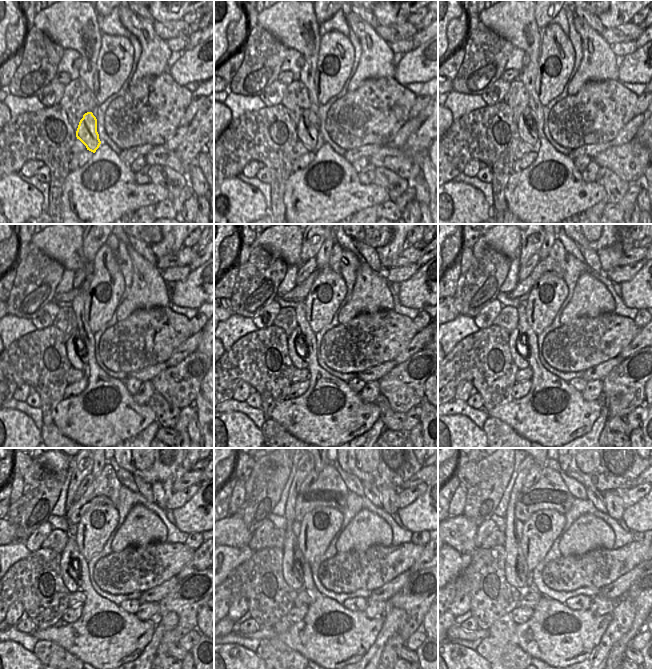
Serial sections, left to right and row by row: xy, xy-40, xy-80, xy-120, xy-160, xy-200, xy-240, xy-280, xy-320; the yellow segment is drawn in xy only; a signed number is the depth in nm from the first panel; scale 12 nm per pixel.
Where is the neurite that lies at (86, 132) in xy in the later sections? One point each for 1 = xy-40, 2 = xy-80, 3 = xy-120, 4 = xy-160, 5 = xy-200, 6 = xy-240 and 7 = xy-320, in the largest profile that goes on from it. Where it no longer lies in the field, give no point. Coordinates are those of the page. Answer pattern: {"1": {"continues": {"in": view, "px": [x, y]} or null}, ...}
{"1": {"continues": {"in": "xy-40", "px": [308, 136]}}, "2": {"continues": {"in": "xy-80", "px": [530, 136]}}, "3": {"continues": {"in": "xy-120", "px": [78, 361]}}, "4": {"continues": {"in": "xy-160", "px": [298, 359]}}, "5": {"continues": {"in": "xy-200", "px": [517, 337]}}, "6": {"continues": {"in": "xy-240", "px": [69, 560]}}, "7": {"continues": {"in": "xy-320", "px": [515, 562]}}}

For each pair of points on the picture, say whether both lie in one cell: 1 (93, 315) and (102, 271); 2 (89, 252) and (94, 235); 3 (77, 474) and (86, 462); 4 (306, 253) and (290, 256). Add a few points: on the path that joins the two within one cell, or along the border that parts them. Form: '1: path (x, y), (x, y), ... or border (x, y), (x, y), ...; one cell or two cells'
1: path (106, 303), (112, 297), (114, 277); one cell
2: path (89, 248), (93, 239); one cell
3: path (80, 471), (84, 465); one cell
4: border (303, 234), (300, 250), (300, 261), (302, 263); two cells

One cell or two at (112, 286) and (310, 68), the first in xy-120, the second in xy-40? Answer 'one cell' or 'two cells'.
two cells

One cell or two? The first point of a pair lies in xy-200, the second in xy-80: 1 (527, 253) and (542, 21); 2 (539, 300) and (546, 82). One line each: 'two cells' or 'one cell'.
1: one cell
2: one cell

